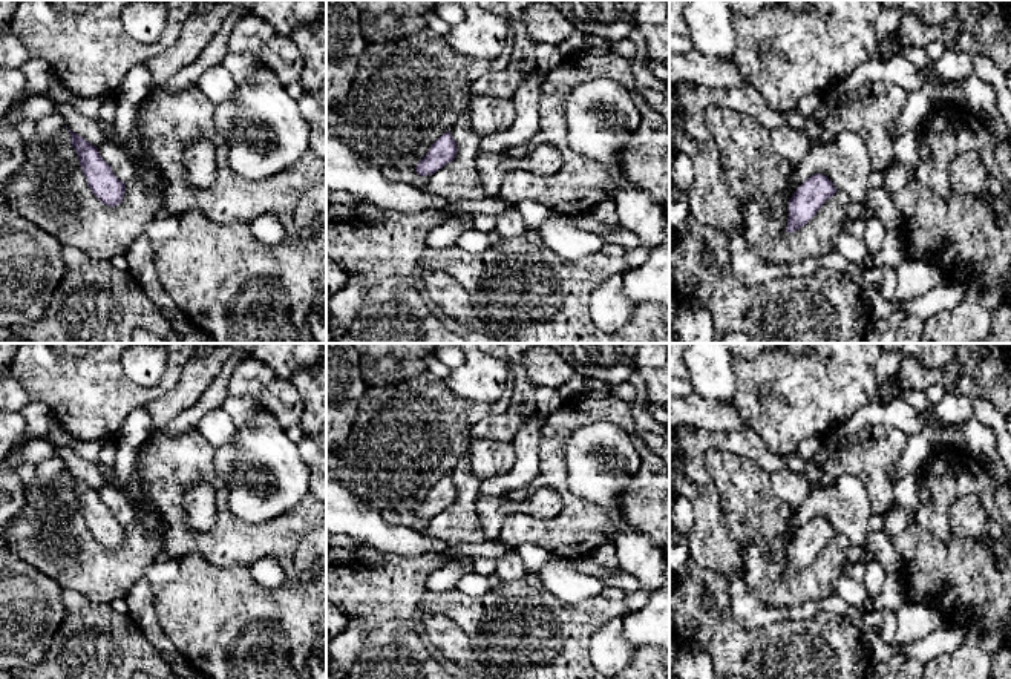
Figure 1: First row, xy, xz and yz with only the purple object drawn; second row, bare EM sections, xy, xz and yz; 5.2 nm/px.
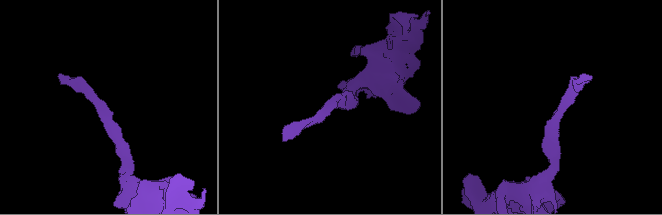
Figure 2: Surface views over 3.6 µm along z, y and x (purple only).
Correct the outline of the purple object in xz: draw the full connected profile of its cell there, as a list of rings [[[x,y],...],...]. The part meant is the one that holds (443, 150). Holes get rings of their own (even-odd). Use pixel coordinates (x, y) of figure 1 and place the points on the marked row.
[[[450,130],[441,135],[429,149],[426,156],[418,162],[415,172],[420,176],[434,175],[446,164],[455,159],[458,152],[456,143],[450,135]]]

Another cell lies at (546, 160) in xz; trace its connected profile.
[[[541,144],[522,158],[479,152],[475,164],[481,175],[486,196],[495,198],[499,195],[502,179],[510,172],[527,170],[539,176],[550,176],[561,172],[564,161],[561,152],[555,146]]]

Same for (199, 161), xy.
[[[201,139],[196,147],[190,147],[184,155],[184,167],[195,189],[211,185],[218,176],[214,141]]]

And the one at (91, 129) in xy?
[[[70,103],[58,104],[57,110],[64,118],[66,126],[92,146],[98,147],[103,141],[107,139],[107,135],[104,133],[98,118],[86,118]]]

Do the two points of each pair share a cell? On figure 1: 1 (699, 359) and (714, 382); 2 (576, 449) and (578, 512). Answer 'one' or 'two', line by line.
1: one
2: two

